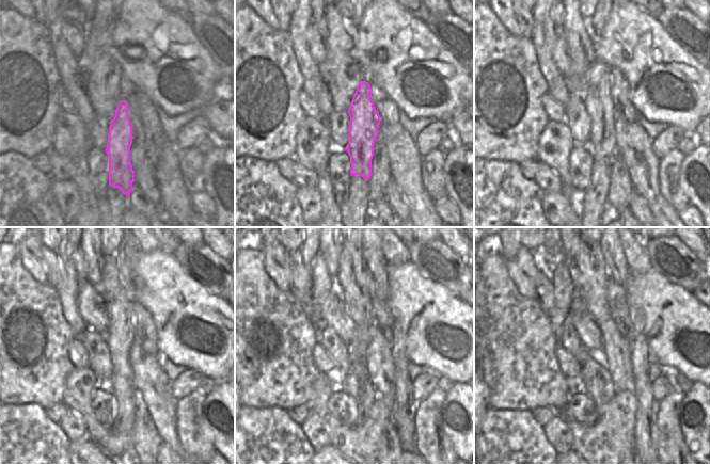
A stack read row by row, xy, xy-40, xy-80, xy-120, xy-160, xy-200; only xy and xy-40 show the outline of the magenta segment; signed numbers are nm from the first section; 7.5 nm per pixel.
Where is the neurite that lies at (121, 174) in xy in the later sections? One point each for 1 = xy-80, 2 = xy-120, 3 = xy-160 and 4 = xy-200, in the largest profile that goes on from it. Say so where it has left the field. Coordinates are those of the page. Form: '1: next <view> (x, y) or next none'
1: next xy-80 (598, 101)
2: next xy-120 (119, 297)
3: next xy-160 (353, 281)
4: next xy-200 (592, 275)

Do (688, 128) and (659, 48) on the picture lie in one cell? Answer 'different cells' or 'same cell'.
same cell

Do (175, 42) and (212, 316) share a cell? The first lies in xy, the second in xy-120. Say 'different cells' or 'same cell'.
same cell

